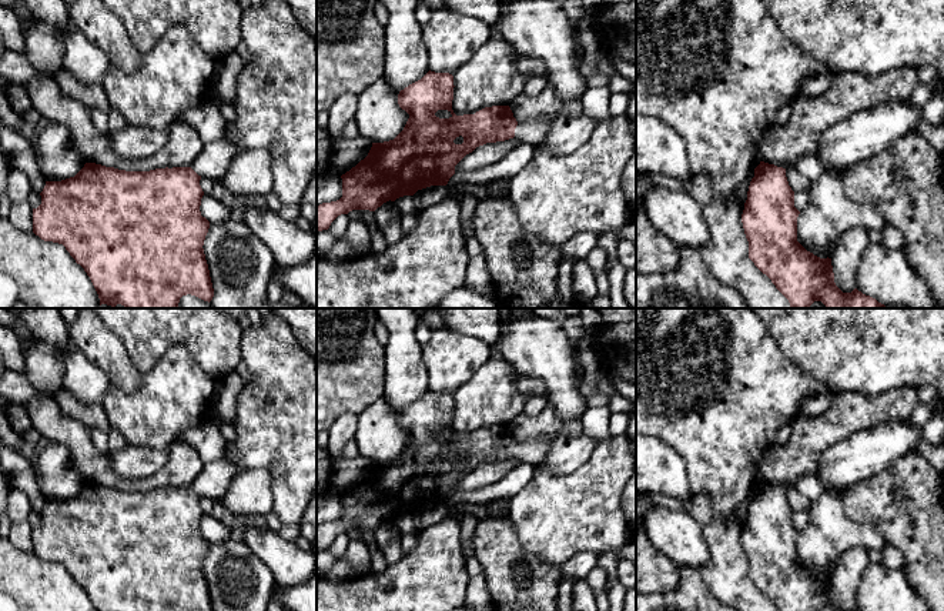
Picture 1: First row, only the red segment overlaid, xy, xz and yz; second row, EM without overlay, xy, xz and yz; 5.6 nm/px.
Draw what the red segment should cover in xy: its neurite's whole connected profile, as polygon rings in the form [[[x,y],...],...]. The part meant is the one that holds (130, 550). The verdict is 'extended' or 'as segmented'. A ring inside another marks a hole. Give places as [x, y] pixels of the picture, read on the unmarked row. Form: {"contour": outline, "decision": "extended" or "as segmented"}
{"contour": [[[224,458],[208,463],[190,487],[125,491],[86,483],[74,495],[61,501],[46,501],[41,524],[33,528],[33,552],[44,561],[63,564],[90,597],[96,611],[214,611],[204,574],[210,541],[201,535],[202,497],[220,500],[238,467]]], "decision": "extended"}

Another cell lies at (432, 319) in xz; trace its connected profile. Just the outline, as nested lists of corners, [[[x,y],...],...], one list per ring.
[[[433,308],[431,311],[422,311],[419,314],[419,320],[425,323],[431,331],[443,328],[443,320],[439,308]]]

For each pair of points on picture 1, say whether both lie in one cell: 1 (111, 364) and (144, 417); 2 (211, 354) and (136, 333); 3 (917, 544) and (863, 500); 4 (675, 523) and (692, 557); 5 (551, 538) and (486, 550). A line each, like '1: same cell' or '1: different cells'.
1: different cells
2: same cell
3: same cell
4: same cell
5: different cells

